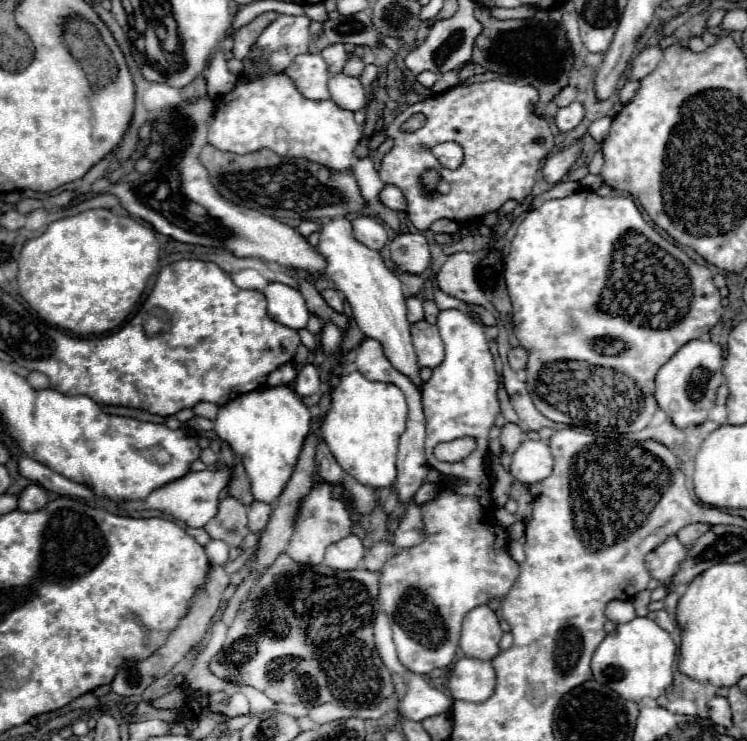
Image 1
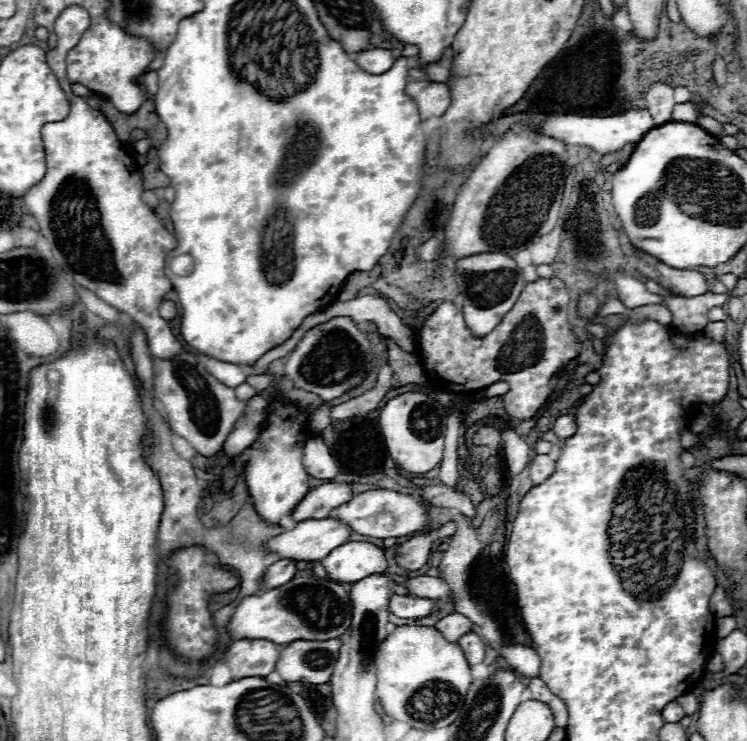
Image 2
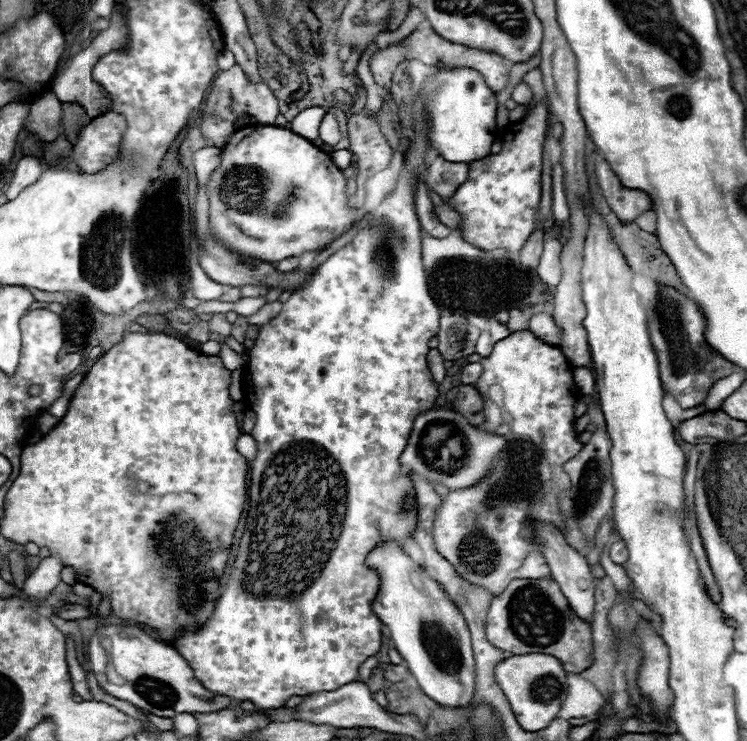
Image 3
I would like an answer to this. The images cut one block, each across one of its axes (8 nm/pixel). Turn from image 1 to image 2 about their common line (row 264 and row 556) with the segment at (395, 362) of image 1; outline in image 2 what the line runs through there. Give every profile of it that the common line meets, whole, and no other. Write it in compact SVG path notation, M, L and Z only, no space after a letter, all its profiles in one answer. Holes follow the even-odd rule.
M346 542L322 558L320 564L326 568L328 578L346 584L354 584L366 576L388 570L384 550L370 542Z

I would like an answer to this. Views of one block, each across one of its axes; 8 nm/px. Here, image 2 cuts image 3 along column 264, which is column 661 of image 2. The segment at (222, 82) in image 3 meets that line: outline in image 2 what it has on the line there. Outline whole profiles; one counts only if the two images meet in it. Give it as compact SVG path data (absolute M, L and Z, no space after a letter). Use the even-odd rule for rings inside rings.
M654 84L650 90L656 90L656 94L658 94L658 102L652 102L652 100L648 102L650 106L654 106L654 104L660 106L660 110L656 108L656 112L654 112L654 114L658 114L658 116L654 116L656 124L660 126L660 124L670 122L670 114L674 108L674 88L670 88L666 84Z

